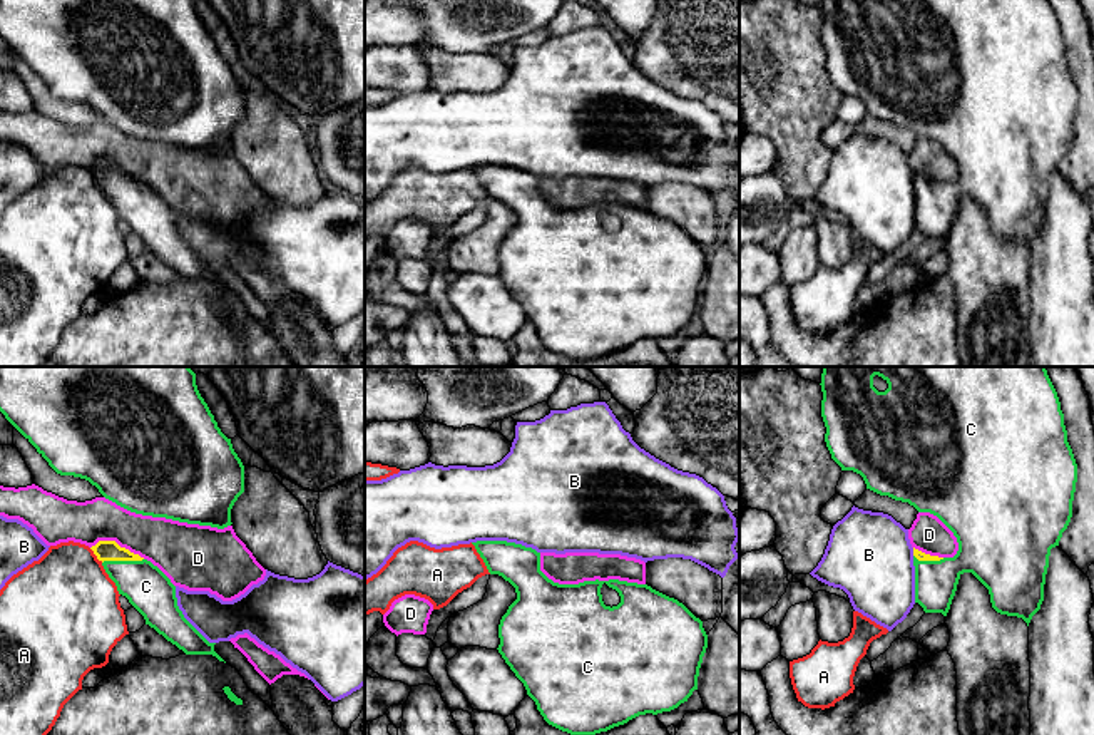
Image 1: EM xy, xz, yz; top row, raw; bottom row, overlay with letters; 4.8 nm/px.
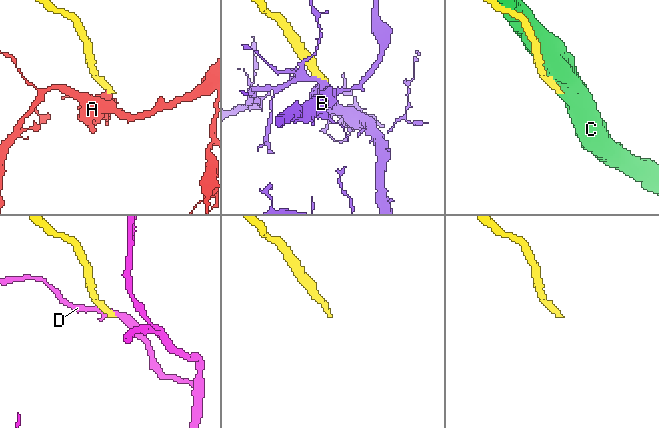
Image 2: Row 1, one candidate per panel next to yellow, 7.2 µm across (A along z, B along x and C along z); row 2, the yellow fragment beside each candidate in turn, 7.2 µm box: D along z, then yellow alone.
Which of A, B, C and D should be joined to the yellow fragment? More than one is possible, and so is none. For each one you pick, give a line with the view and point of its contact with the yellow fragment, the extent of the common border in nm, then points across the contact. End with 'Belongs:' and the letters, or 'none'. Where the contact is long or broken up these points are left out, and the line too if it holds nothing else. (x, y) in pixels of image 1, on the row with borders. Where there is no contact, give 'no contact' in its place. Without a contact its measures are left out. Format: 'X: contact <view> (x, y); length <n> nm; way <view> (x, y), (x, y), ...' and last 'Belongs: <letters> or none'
C: contact xy (122, 560); length 200 nm
Belongs: C

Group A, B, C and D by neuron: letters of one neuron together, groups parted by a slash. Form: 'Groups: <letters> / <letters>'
Groups: A / B / C / D

